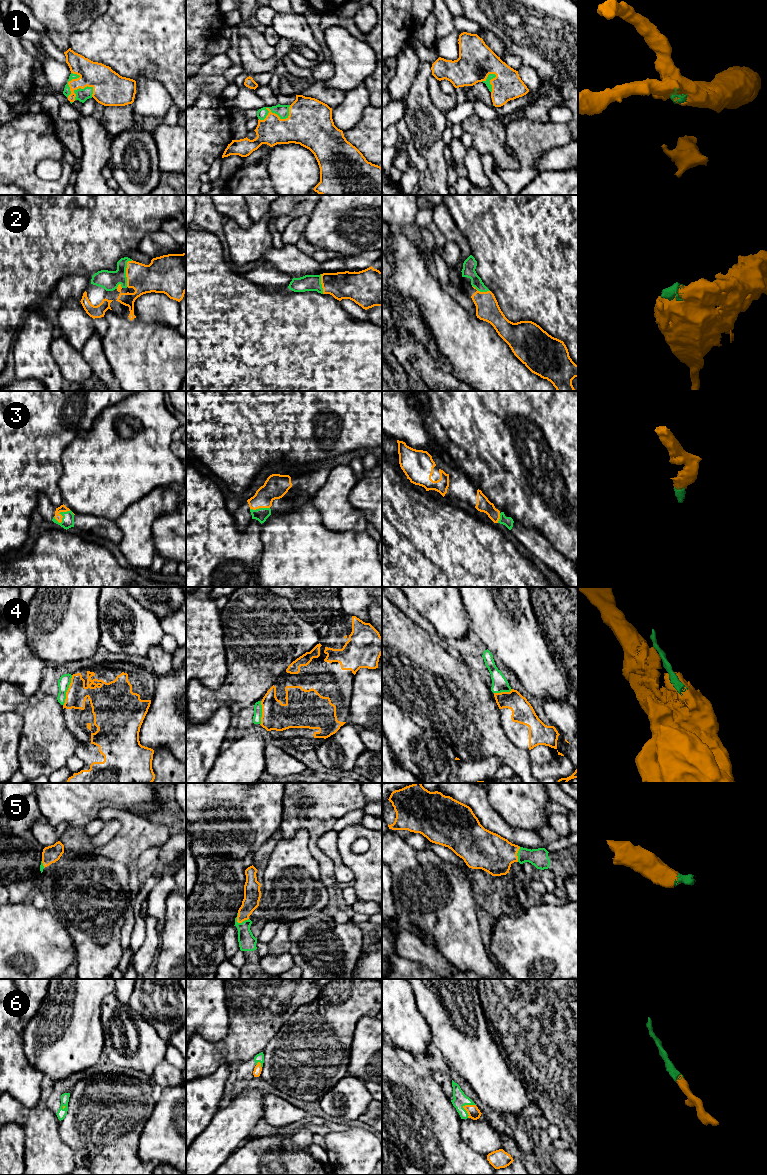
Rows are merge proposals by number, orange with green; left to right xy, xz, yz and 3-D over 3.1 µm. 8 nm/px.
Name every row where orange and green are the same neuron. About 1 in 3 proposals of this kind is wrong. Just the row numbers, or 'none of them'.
1, 2, 3, 5, 6

